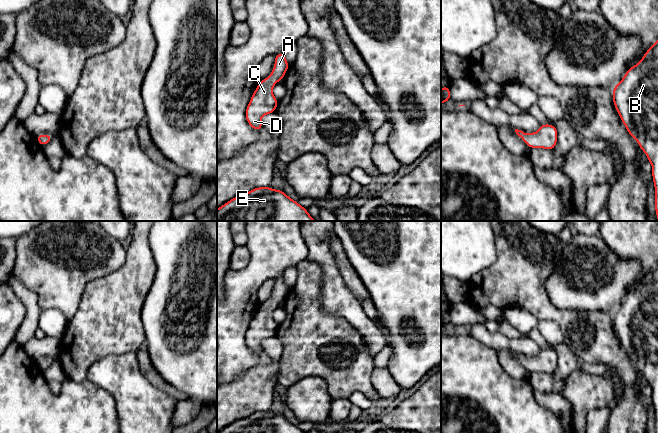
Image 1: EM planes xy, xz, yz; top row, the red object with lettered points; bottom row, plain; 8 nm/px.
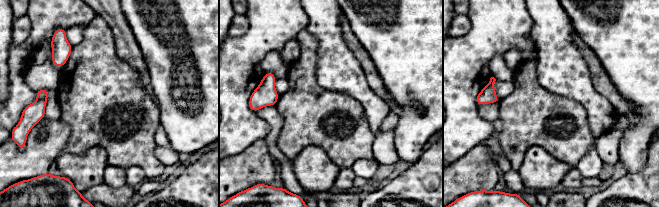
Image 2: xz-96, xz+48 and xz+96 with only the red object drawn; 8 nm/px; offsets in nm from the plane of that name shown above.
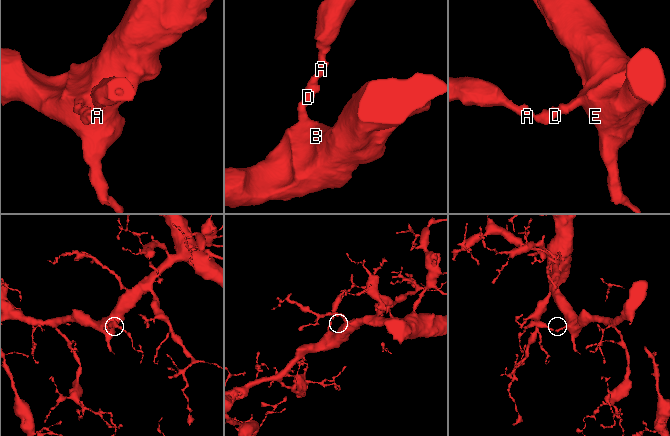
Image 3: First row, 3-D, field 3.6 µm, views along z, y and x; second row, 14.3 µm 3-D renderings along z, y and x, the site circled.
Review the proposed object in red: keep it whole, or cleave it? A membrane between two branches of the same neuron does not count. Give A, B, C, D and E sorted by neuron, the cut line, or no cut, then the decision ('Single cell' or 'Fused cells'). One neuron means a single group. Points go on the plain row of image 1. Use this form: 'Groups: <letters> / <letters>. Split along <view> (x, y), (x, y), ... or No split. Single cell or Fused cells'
Groups: A B C D E. No split. Single cell

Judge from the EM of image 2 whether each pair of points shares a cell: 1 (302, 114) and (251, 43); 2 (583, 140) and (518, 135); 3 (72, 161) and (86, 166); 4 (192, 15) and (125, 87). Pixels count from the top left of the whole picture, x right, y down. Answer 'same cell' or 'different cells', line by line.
1: different cells
2: same cell
3: same cell
4: different cells

